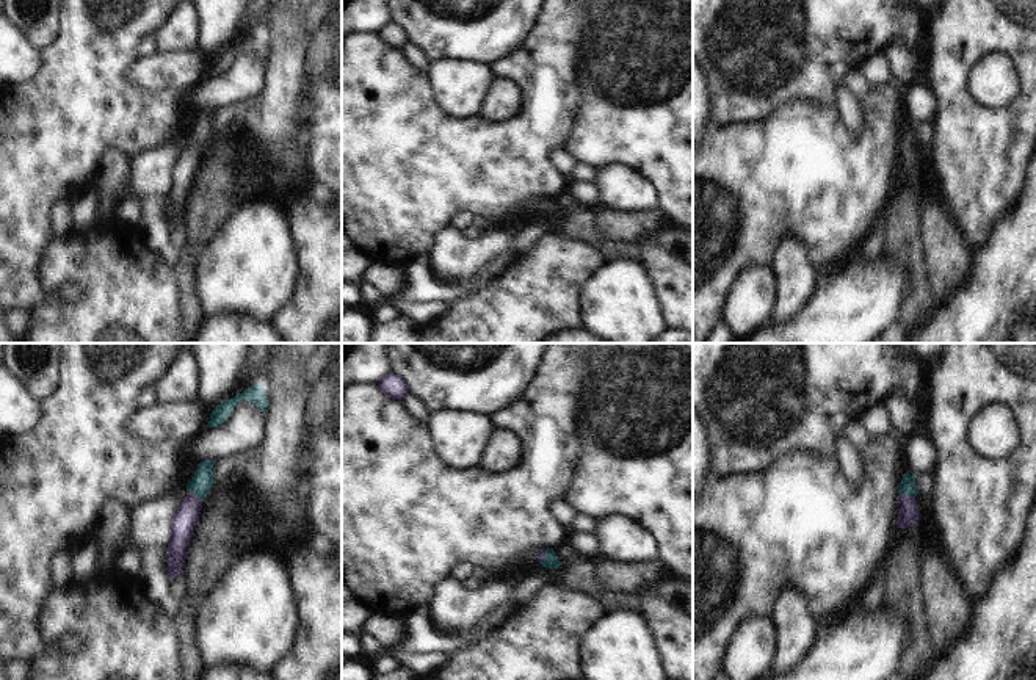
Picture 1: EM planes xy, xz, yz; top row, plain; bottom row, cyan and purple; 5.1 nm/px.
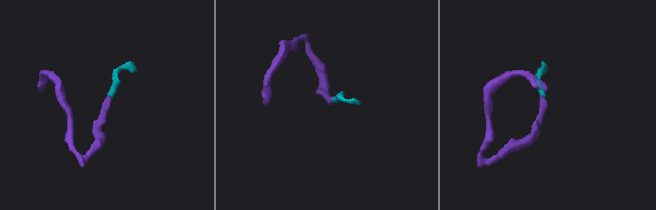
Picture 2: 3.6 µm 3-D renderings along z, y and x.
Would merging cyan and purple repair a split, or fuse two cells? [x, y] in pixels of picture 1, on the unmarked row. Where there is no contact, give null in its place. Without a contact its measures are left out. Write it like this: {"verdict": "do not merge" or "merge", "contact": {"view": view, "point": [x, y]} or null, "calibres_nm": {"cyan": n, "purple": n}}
{"verdict": "merge", "contact": {"view": "xy", "point": [195, 143]}, "calibres_nm": {"cyan": 110, "purple": 130}}

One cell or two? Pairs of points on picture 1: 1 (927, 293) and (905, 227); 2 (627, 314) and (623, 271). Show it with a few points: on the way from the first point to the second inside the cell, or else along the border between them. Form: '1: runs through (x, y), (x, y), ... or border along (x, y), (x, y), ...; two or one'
1: runs through (925, 278), (923, 271), (900, 243); one
2: runs through (623, 303), (623, 282); one

